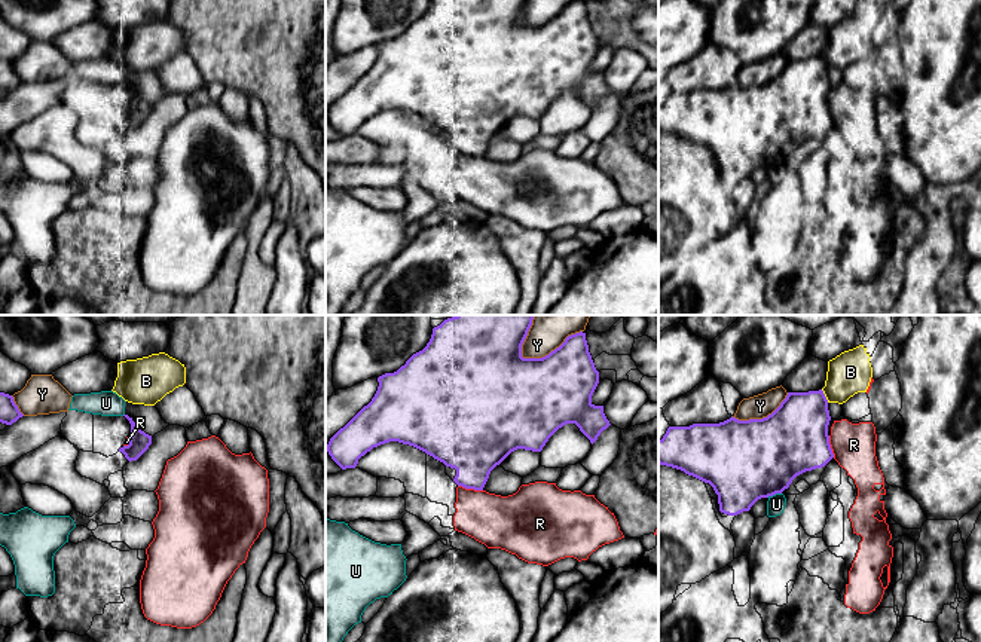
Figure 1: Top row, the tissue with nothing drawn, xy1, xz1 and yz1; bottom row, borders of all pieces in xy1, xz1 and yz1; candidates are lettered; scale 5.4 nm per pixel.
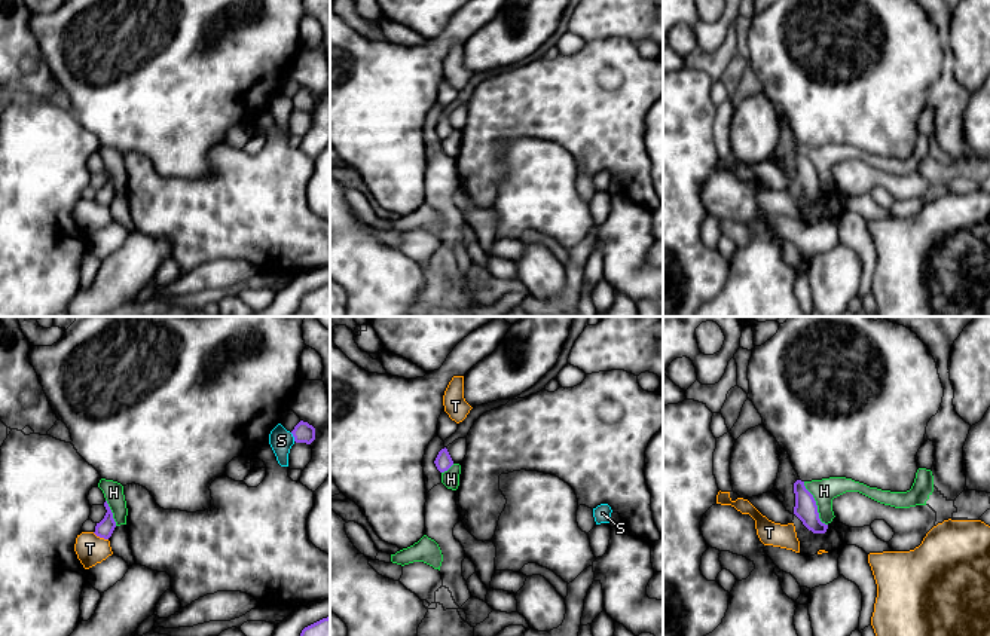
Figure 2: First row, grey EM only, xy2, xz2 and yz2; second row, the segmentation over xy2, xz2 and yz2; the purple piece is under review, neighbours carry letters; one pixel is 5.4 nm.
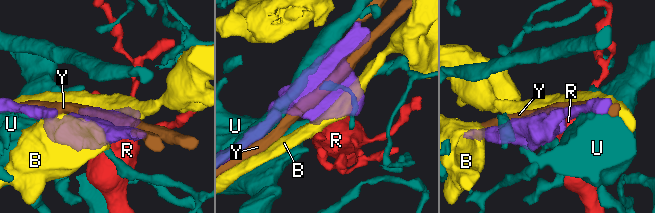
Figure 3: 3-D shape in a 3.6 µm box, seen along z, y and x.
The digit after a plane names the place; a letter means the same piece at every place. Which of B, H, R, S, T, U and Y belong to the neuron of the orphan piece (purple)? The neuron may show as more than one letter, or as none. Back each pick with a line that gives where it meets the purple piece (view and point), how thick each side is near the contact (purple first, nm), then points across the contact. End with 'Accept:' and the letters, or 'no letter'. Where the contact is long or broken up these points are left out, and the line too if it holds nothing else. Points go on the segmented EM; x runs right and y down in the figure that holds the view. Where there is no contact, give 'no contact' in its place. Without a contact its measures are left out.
Y: contact xz1 (552, 351); calibres 400 and 260 nm
Accept: Y

